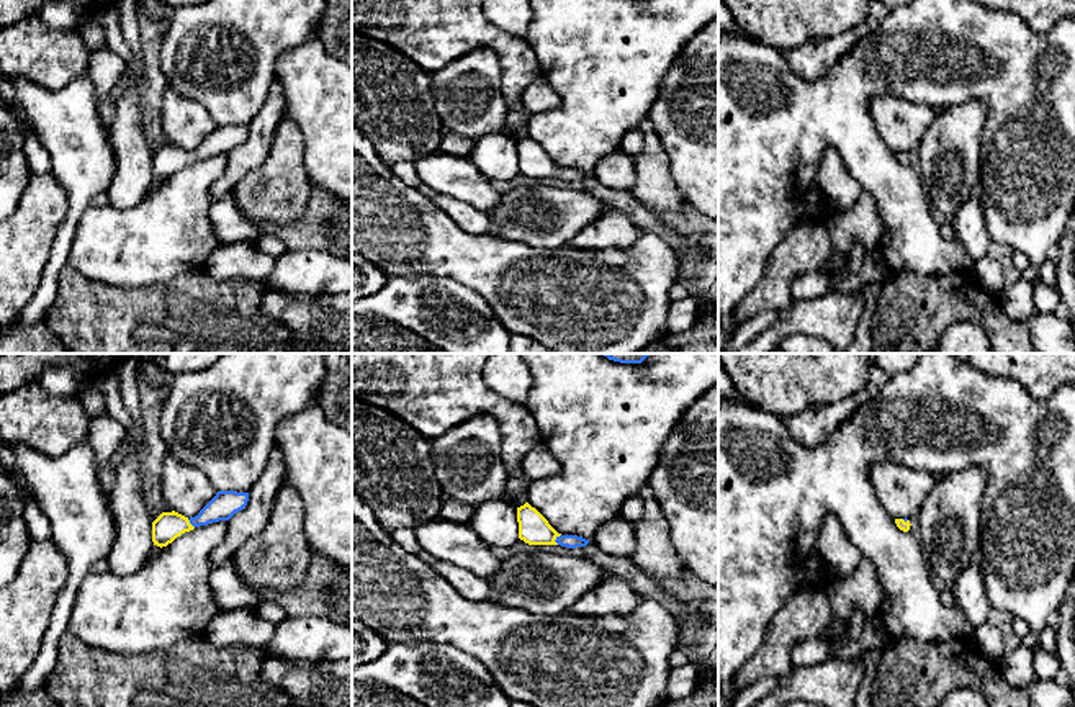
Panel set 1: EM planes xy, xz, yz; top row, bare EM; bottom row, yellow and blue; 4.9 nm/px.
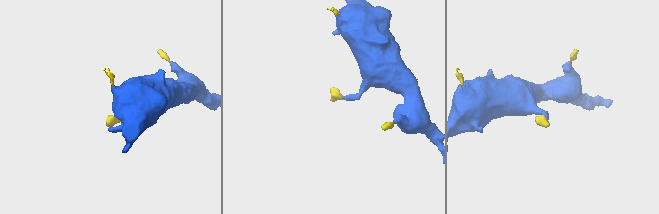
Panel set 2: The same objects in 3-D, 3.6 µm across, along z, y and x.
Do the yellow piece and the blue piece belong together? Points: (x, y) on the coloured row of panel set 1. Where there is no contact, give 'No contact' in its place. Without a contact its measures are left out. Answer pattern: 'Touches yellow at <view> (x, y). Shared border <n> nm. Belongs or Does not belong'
Touches yellow at xz (555, 539). Shared border 60 nm. Belongs

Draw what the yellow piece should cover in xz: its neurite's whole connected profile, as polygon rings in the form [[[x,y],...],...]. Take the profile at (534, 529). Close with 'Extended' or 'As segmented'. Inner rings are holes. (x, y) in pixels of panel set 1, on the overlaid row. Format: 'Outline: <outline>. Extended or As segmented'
Outline: [[[529,502],[517,507],[519,538],[529,545],[586,547],[589,540],[558,534],[548,520]]]. Extended

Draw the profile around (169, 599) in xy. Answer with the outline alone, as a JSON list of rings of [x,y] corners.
[[[227,520],[195,527],[126,576],[116,576],[110,570],[88,573],[75,592],[67,633],[113,653],[147,653],[203,637],[219,612],[209,586],[209,556],[224,542],[227,530]]]

